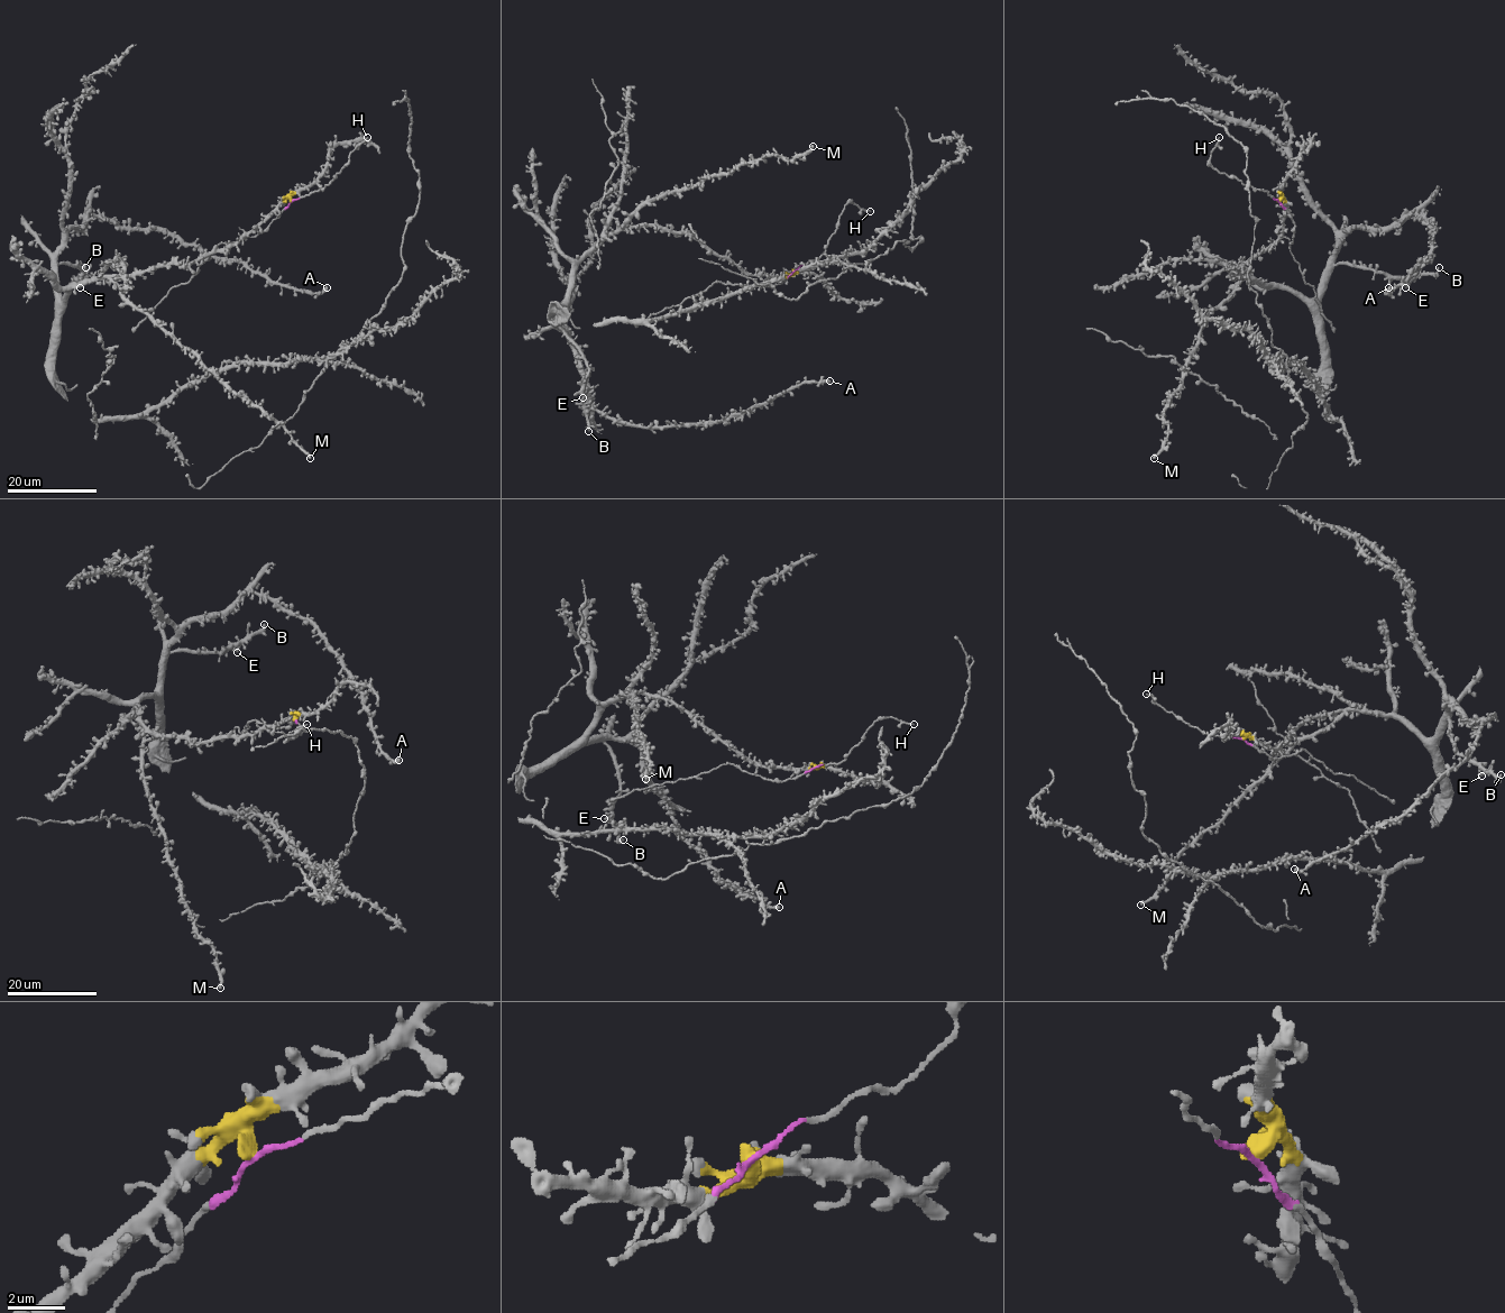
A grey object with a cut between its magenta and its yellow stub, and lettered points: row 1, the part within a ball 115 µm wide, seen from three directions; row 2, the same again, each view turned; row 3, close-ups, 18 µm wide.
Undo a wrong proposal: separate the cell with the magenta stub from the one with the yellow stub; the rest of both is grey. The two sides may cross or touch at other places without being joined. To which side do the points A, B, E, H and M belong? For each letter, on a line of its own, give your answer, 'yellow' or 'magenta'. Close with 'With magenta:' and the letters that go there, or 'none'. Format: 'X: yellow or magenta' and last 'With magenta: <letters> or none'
A: yellow
B: yellow
E: yellow
H: magenta
M: yellow
With magenta: H

